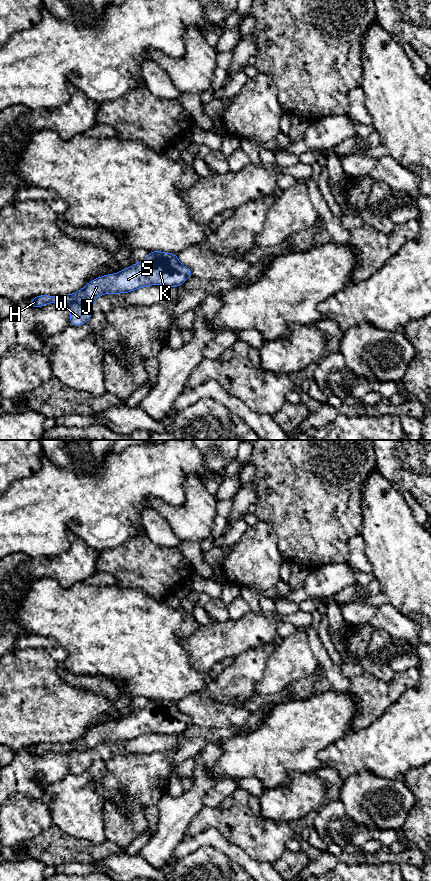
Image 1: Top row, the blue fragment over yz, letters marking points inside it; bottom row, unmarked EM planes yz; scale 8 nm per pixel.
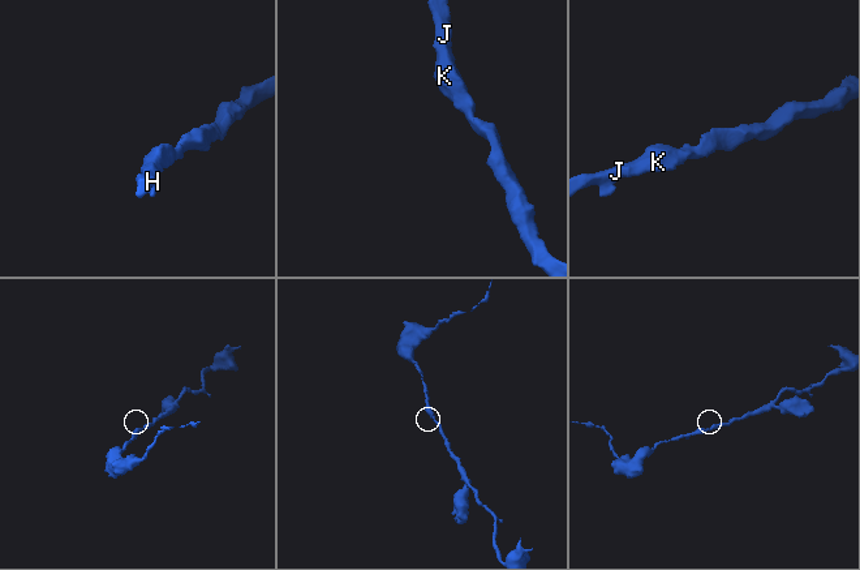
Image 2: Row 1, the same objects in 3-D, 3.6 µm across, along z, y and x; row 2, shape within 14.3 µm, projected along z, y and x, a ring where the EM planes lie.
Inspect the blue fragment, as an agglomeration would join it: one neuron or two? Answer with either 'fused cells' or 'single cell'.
fused cells

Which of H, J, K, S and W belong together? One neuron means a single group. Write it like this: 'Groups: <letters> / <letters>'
Groups: H J K S / W

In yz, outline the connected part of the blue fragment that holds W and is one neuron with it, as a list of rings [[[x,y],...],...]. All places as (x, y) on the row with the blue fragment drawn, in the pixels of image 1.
[[[72,303],[68,305],[68,308],[70,310],[70,324],[74,326],[81,326],[92,317],[94,306]]]

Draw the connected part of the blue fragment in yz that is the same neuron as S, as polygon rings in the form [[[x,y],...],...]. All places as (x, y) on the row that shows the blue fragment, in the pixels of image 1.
[[[150,251],[146,259],[135,263],[128,268],[123,269],[117,273],[100,276],[88,282],[83,288],[73,294],[67,295],[39,295],[30,300],[30,304],[34,308],[39,308],[49,303],[68,306],[72,303],[79,303],[81,305],[94,305],[95,300],[104,294],[121,294],[129,293],[138,290],[142,287],[151,285],[160,285],[168,287],[180,287],[188,278],[192,276],[190,268],[180,263],[177,254],[166,253],[162,251]]]

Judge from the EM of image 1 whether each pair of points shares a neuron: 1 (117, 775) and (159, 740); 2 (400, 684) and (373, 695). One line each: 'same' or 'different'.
1: different
2: different

